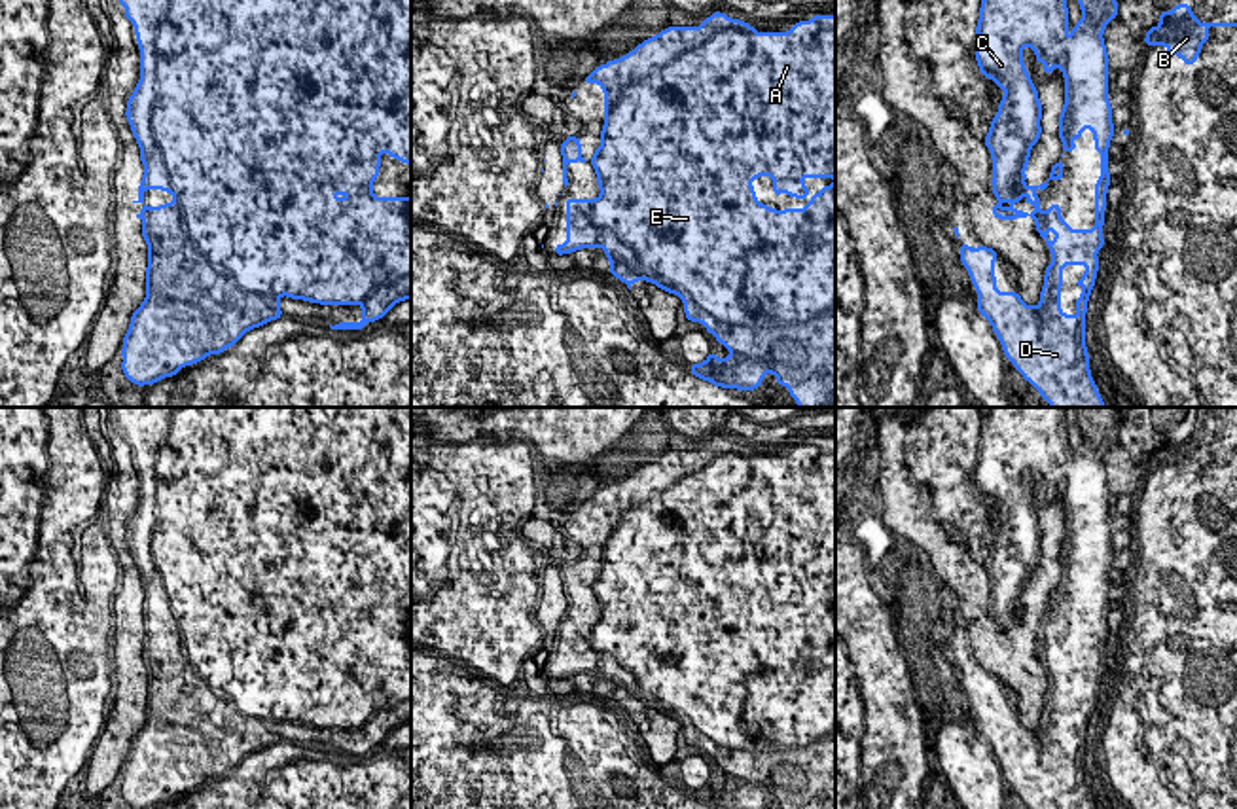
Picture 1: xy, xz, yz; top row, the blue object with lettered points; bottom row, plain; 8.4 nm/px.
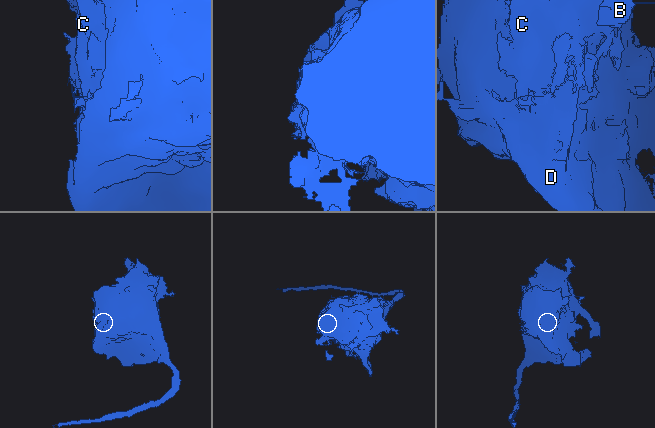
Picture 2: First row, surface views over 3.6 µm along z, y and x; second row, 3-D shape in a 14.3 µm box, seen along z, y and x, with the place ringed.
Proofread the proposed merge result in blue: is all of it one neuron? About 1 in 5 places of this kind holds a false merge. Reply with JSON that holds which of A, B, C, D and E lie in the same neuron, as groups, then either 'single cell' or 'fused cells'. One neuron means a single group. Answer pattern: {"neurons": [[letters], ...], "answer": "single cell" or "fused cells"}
{"neurons": [["A", "B", "C", "D", "E"]], "answer": "single cell"}

